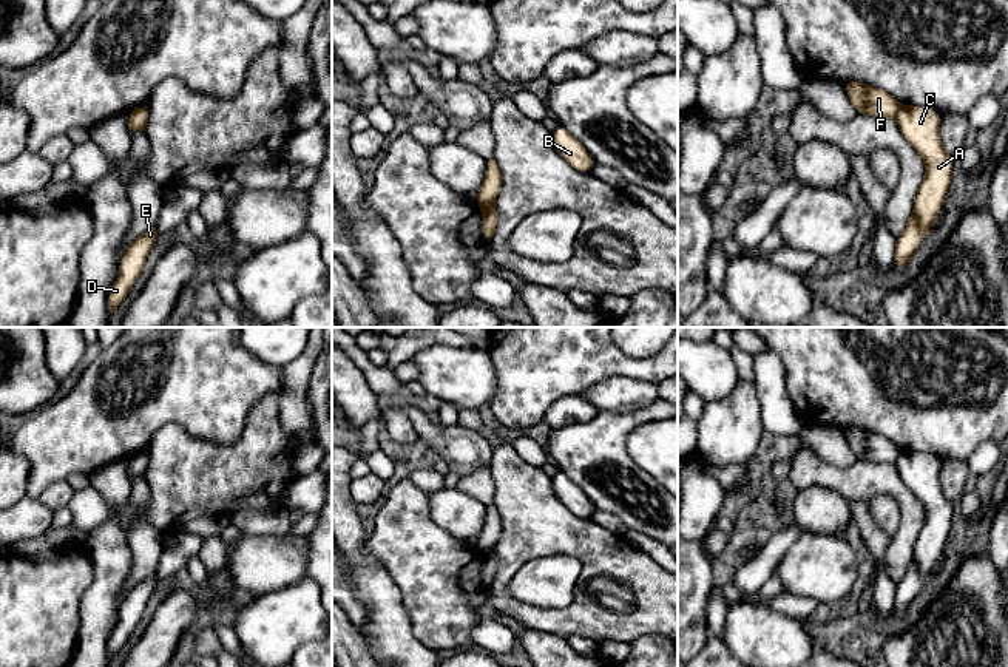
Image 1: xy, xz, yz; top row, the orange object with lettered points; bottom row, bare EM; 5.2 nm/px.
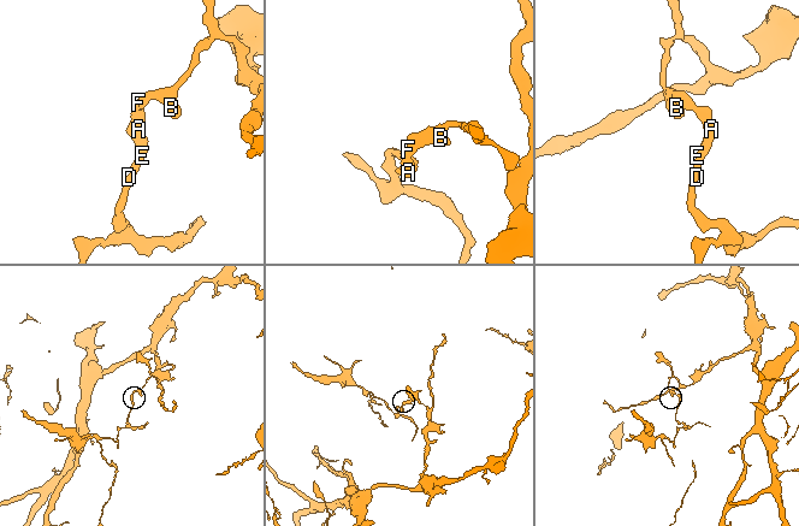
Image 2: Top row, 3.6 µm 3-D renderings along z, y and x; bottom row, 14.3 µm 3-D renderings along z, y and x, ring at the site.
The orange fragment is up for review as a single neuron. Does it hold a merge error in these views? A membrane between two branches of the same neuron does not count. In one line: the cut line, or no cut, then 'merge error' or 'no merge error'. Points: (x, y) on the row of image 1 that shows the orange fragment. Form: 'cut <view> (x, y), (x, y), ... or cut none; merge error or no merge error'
cut xz (479, 203), (493, 204); merge error

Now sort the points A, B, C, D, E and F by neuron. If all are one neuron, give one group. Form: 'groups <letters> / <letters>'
groups A C D E / B F

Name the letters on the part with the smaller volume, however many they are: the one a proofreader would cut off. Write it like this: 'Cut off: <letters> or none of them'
Cut off: A, C, D, E

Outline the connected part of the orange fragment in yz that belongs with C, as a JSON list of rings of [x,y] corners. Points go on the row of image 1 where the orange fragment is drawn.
[[[903,105],[895,116],[903,137],[925,161],[925,178],[914,199],[914,210],[897,238],[892,264],[903,269],[932,229],[948,193],[954,161],[940,142],[940,116],[935,110]]]

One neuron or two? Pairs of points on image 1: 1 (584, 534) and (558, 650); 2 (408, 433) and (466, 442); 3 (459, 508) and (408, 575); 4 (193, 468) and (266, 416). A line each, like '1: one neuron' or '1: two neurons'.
1: two neurons
2: two neurons
3: two neurons
4: one neuron

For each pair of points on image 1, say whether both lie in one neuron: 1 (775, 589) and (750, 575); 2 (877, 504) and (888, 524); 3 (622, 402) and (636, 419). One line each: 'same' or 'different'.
1: different
2: same
3: different

